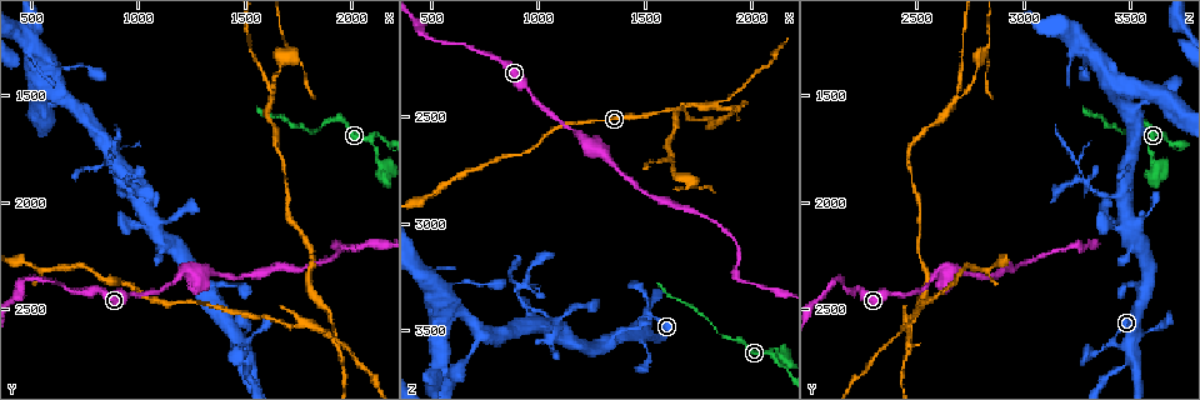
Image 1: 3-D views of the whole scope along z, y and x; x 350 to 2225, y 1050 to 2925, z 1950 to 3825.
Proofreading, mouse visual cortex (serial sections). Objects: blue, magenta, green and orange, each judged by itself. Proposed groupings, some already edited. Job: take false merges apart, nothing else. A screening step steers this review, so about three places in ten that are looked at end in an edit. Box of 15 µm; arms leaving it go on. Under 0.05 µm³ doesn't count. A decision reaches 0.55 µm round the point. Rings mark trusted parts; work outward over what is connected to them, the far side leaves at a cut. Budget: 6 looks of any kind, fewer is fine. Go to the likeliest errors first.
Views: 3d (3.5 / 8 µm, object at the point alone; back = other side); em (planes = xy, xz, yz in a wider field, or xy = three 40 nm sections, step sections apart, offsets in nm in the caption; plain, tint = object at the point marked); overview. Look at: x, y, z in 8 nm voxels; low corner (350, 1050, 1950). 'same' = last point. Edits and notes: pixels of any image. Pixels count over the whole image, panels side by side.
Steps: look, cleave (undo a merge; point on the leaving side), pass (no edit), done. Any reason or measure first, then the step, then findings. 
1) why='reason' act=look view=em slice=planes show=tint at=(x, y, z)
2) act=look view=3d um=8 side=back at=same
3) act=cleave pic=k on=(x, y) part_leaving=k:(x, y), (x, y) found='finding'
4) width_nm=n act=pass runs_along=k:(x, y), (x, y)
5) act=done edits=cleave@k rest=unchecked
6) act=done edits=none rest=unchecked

why='two arms in line, one across' act=look view=3d um=3.5 at=(900, 1900, 3300)

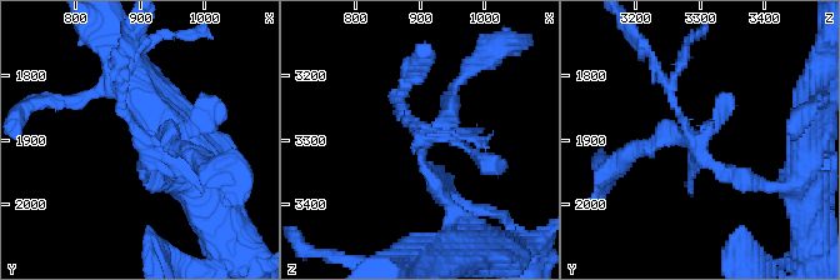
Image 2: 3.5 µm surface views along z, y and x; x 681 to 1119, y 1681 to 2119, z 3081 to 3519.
why='need the tissue' act=look view=em slice=xy step=5 show=tint at=(905, 1900, 3295)

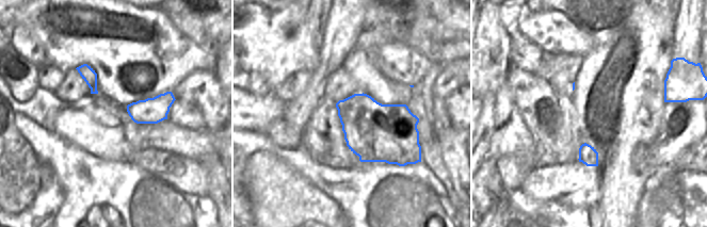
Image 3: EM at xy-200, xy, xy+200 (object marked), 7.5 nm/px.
act=pass runs_along=2:(755, 181), (675, 135), (634, 150) found='one cell here'

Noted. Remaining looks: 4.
why='calibre changes' act=look view=3d um=3.5 at=(1830, 2580, 2440)

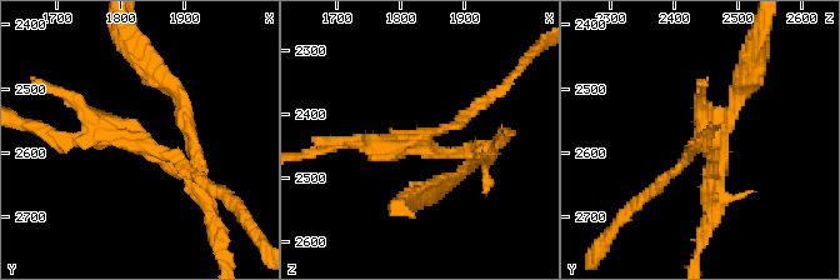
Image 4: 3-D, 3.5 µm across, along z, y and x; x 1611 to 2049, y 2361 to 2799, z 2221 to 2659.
arms=3 arm_widths_nm=100,100,150 act=look view=em slice=xy step=1 show=plain at=(1830, 2585, 2445)

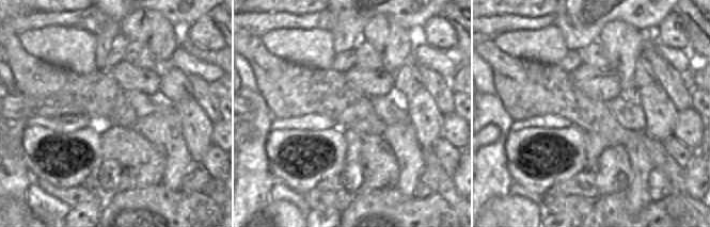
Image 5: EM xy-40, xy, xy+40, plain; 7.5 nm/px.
act=look view=em slice=xy step=1 show=tint at=same

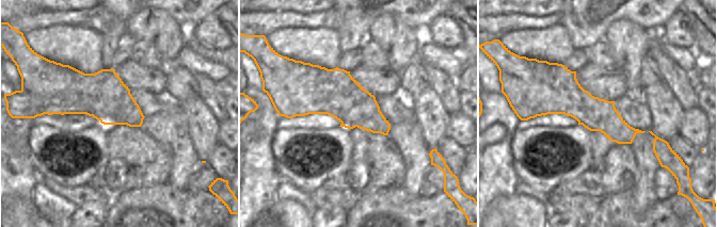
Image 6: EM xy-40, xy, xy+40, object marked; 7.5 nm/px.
width_nm=360 act=cleave pic=4 on=(725, 128) part_leaving=4:(369, 144), (419, 144), (476, 160) found='two cells meet here'

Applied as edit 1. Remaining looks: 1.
why='a narrow waist' act=look view=3d um=3.5 side=back at=(1420, 2380, 3480)

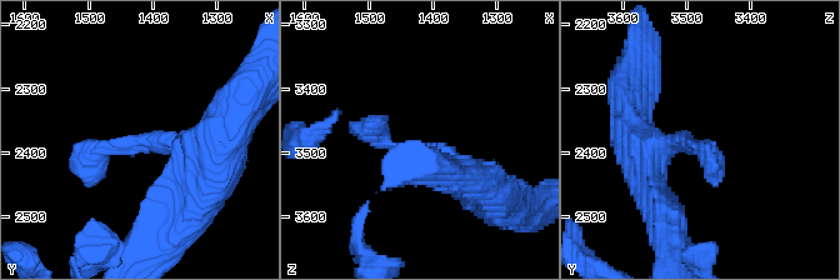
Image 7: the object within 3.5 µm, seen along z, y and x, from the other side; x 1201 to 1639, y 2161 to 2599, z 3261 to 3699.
act=pass runs_along=7:(495, 195), (441, 154), (396, 148), (365, 121) found='one cell here'

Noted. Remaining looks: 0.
act=done edits=cleave@4 rest=unchecked

